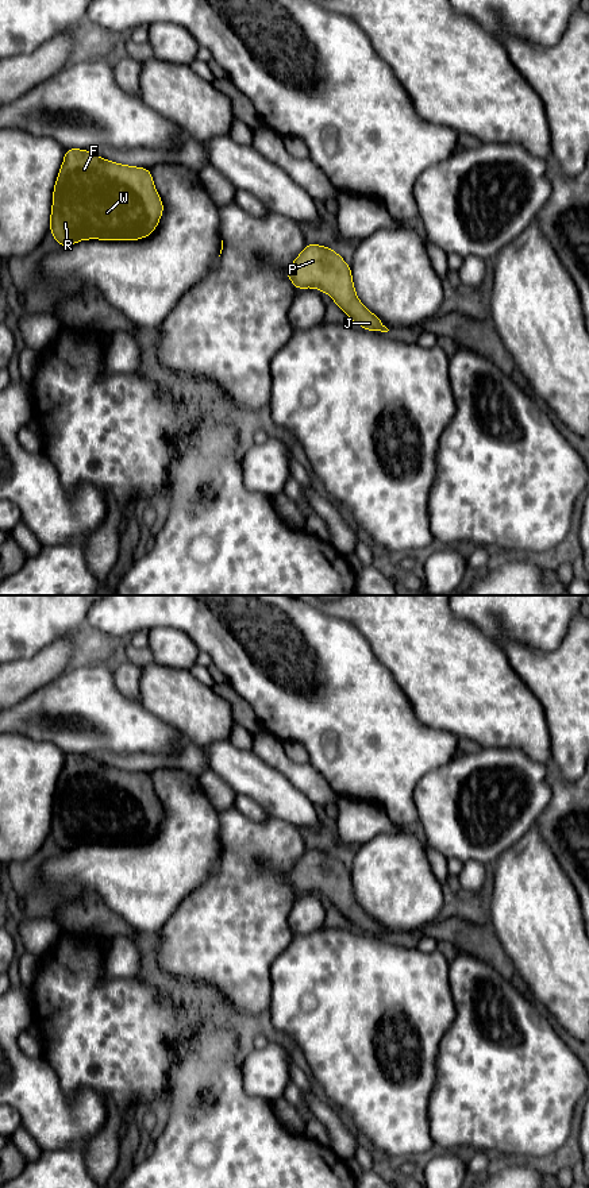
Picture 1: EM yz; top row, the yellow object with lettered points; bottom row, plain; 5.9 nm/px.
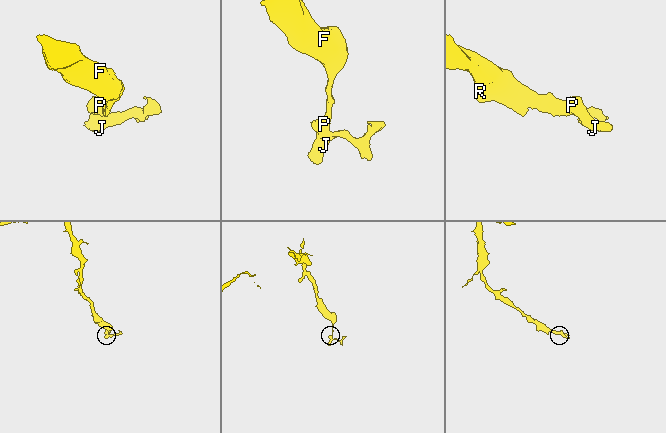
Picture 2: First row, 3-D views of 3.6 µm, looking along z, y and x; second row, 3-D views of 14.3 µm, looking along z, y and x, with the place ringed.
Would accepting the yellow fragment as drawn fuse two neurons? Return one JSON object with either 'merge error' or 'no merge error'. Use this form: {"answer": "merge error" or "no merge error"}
{"answer": "no merge error"}

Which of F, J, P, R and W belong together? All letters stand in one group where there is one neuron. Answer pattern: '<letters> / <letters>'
F J P R W

